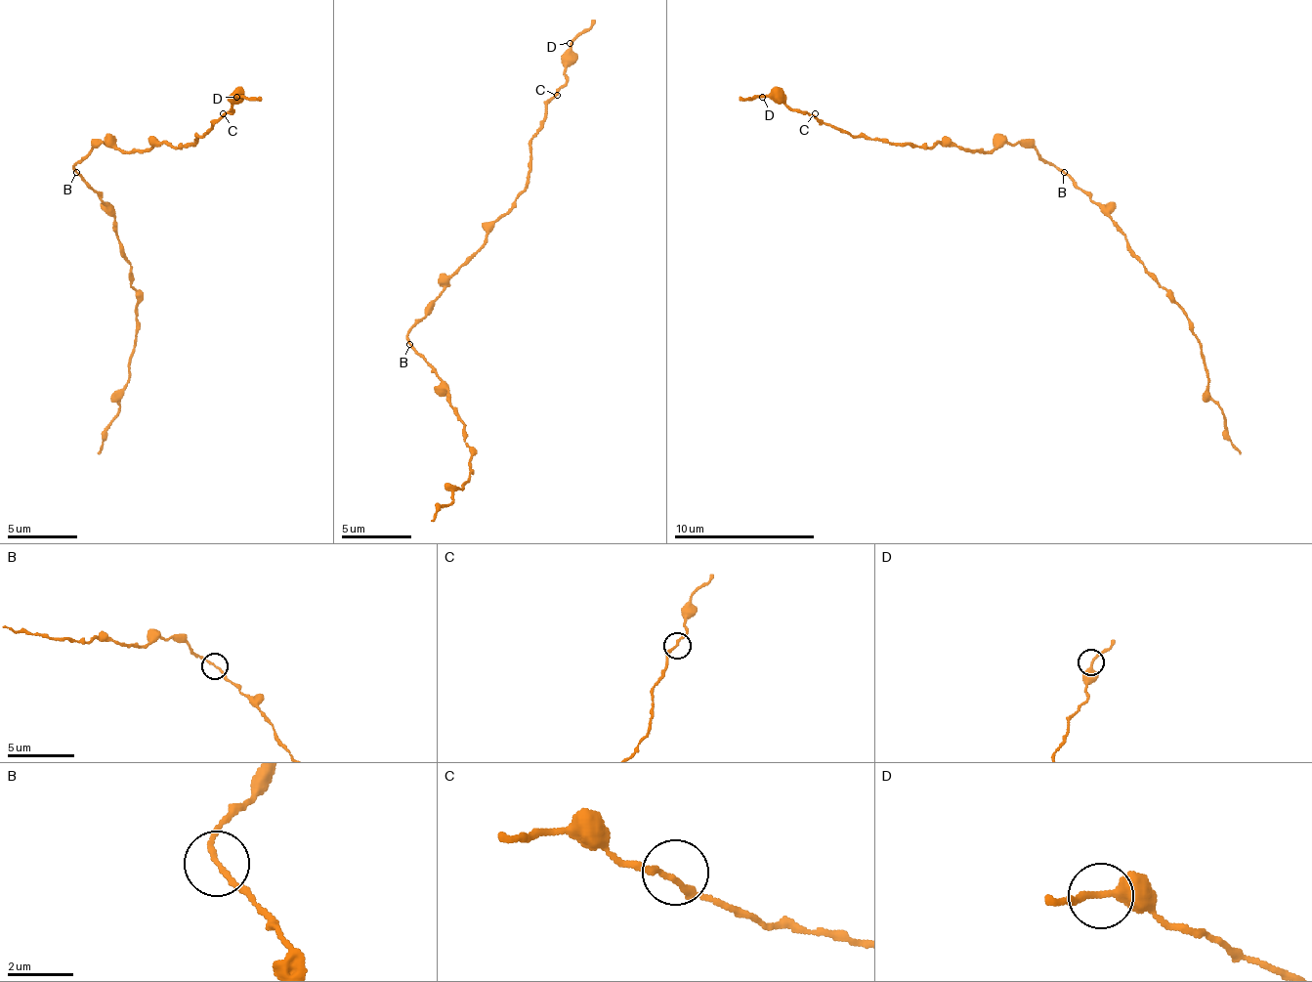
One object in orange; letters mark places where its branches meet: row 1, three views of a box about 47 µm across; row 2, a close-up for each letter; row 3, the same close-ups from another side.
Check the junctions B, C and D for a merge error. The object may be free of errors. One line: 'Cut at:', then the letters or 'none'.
Cut at: none

